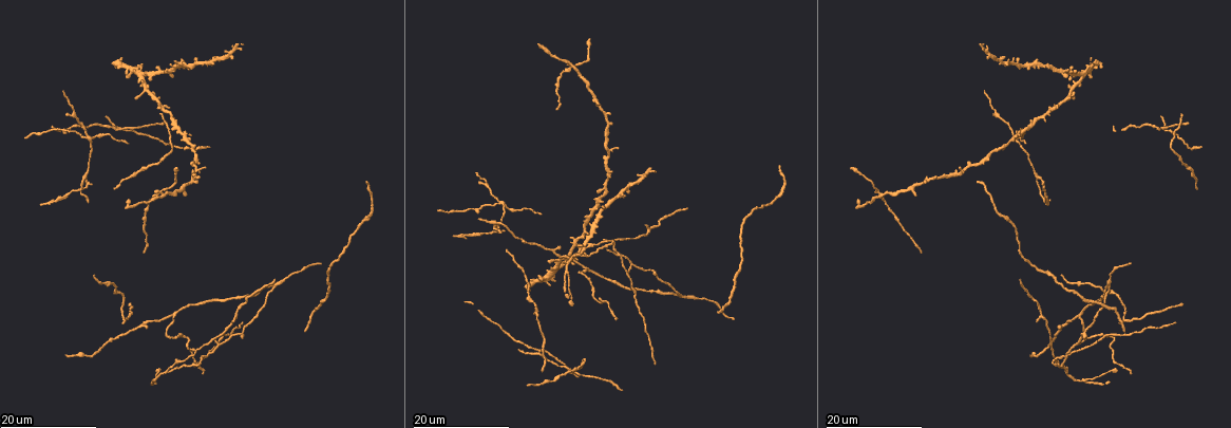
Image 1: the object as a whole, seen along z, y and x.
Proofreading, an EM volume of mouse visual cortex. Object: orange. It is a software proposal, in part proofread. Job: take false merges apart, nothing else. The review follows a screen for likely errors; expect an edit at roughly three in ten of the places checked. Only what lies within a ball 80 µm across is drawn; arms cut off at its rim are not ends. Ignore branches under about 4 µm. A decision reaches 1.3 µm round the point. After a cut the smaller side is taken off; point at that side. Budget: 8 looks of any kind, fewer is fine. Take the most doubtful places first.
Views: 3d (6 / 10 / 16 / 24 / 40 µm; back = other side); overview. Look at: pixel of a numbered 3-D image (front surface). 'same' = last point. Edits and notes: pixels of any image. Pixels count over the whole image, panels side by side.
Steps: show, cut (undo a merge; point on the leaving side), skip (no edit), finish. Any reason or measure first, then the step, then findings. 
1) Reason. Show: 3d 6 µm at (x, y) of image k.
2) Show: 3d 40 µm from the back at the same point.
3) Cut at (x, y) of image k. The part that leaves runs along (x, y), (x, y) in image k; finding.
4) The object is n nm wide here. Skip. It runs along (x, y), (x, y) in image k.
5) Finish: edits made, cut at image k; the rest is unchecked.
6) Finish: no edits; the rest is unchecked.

Four or more arms meet. Show: 3d 24 µm at (158, 196) of image 1.

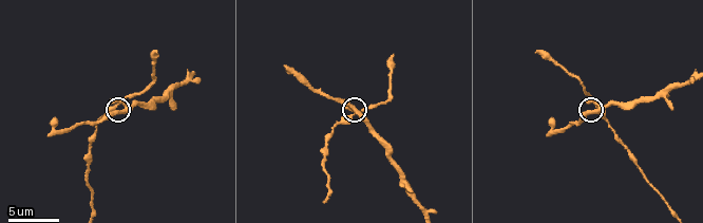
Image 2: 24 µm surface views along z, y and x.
Closer look. Show: 3d 6 µm at (119, 111) of image 2.

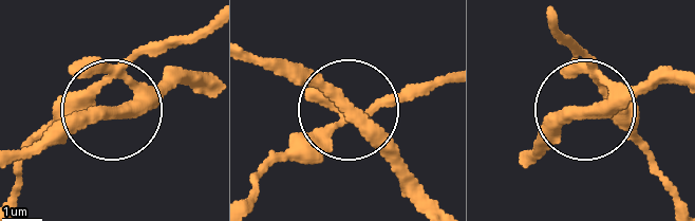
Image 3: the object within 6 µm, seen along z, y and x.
The object is 300 nm wide here. Cut at (69, 103) of image 3. A second cell is stuck on.

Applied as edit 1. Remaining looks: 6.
A fork. Show: 3d 24 µm at (580, 254) of image 1.

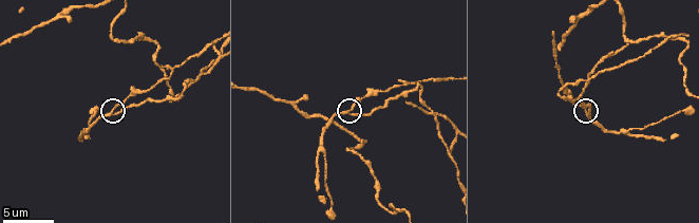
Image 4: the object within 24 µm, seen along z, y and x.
Zoom in. Show: 3d 10 µm at (111, 111) of image 4.

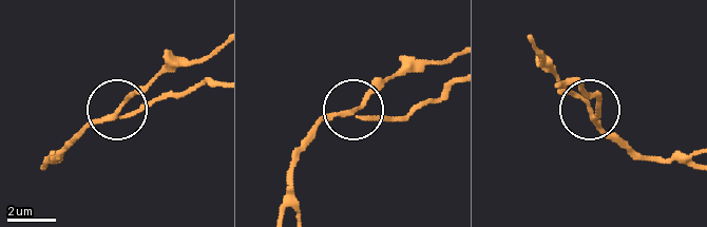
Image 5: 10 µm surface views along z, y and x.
The side arm is 14 µm long. Skip. One cell here.

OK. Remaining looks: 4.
Three-way junction. Show: 3d 24 µm at (1040, 179) of image 1.

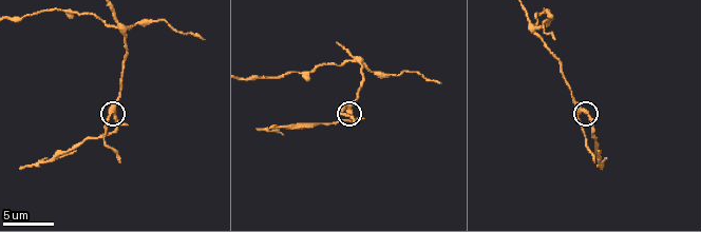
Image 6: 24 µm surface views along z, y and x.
Show: 3d 6 µm at (583, 109) of image 6.

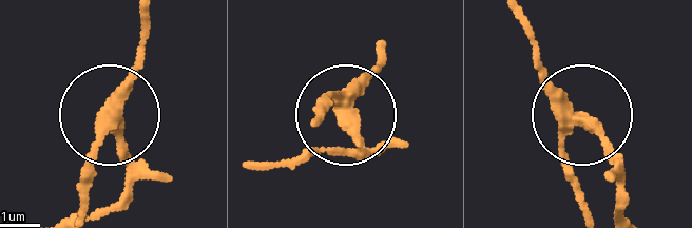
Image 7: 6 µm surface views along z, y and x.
3 arms meet here. Cut at (132, 158) of image 7. The part that leaves runs along (104, 119), (125, 186), (114, 203), (74, 213) in image 7; a second cell is stuck on.

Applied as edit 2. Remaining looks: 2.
Show: 3d 16 µm at (535, 26) of image 6.

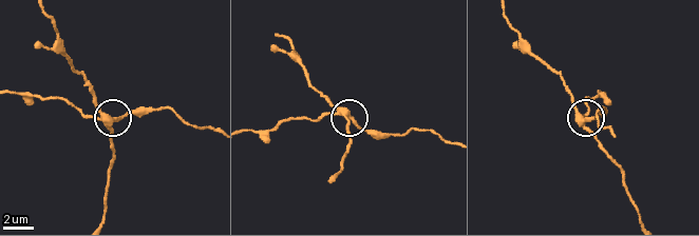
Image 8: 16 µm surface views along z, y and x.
The side arm is 16 µm long; 3 arms meet here. Cut at (123, 118) of image 8. A second cell is stuck on.

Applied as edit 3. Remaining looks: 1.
Finish: edits made, cut at image 3, cut at image 7, cut at image 8; the rest is unchecked.

